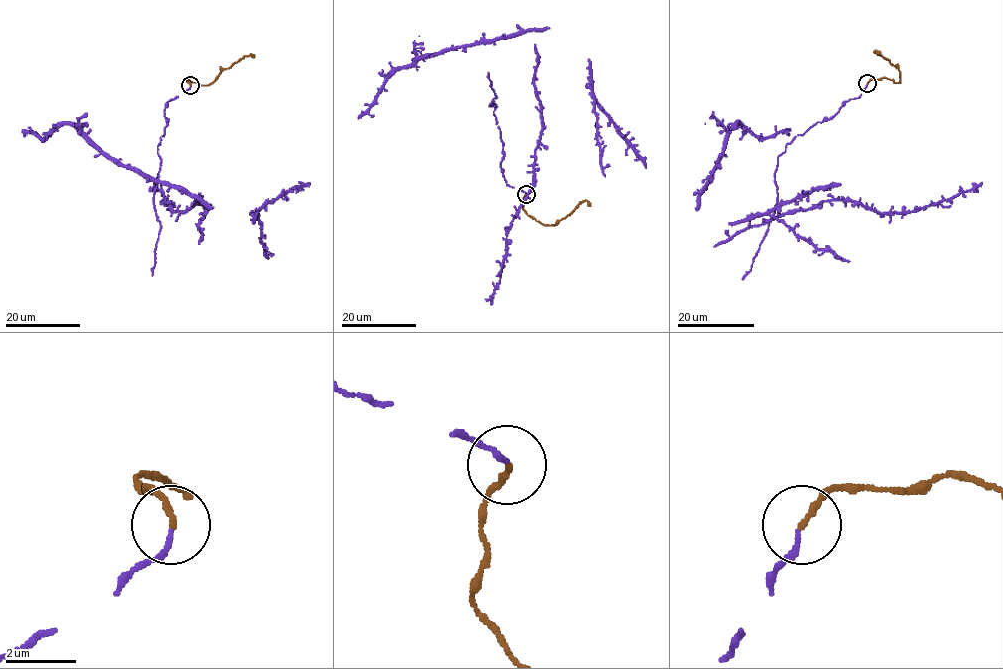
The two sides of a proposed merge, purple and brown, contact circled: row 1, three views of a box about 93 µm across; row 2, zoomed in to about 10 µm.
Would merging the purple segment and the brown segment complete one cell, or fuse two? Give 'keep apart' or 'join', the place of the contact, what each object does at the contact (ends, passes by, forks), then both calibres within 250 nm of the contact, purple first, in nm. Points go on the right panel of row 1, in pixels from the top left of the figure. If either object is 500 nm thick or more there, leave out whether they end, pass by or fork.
join; place (867, 83); purple ends; brown ends; calibres 140 and 170 nm

